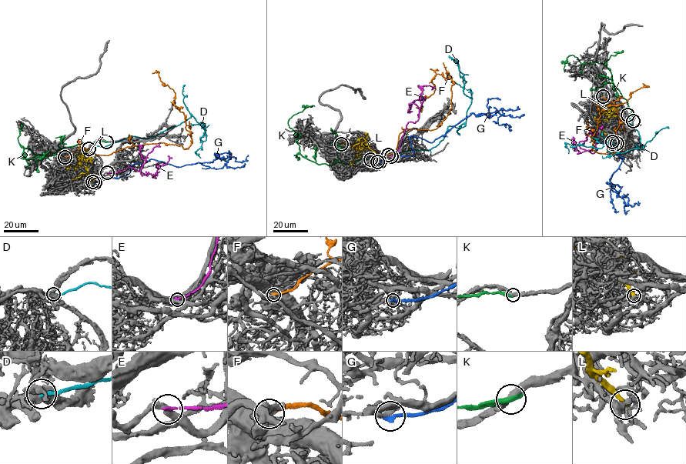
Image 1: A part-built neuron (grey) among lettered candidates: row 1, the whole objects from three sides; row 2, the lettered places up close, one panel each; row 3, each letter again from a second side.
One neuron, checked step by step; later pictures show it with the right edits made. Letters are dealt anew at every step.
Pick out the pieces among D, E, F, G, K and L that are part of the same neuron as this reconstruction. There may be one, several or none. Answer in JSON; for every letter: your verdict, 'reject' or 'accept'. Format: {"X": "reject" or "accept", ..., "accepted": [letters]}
{"D": "reject", "E": "reject", "F": "reject", "G": "reject", "K": "reject", "L": "reject", "accepted": []}

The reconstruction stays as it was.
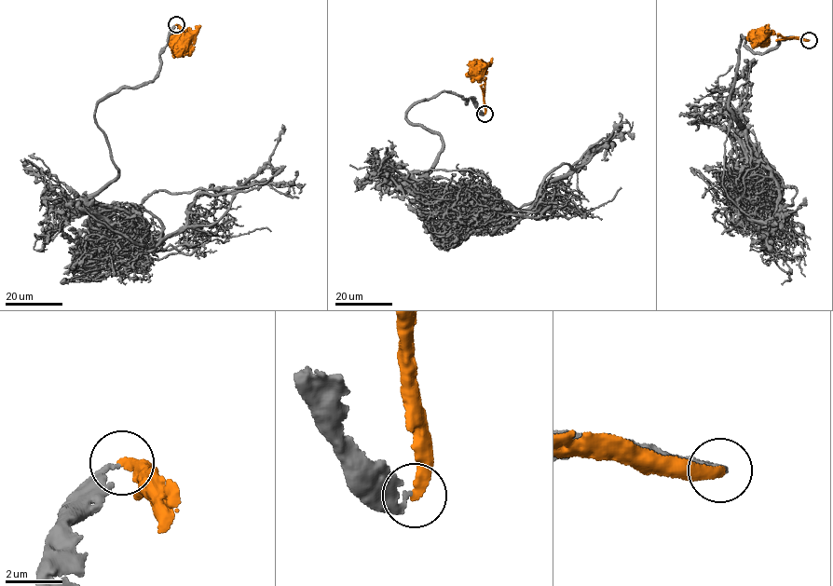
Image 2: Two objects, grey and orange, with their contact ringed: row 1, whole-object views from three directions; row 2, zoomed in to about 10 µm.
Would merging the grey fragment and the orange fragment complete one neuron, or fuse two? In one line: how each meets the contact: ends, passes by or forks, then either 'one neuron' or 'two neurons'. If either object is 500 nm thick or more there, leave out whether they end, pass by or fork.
grey ends | orange ends | one neuron

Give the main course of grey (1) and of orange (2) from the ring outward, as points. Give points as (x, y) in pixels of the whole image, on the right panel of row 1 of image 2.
1: (809, 40), (785, 38), (763, 52), (741, 34), (729, 102), (757, 160), (797, 193), (781, 223), (805, 197)
2: (809, 40), (789, 39), (775, 34), (756, 37)

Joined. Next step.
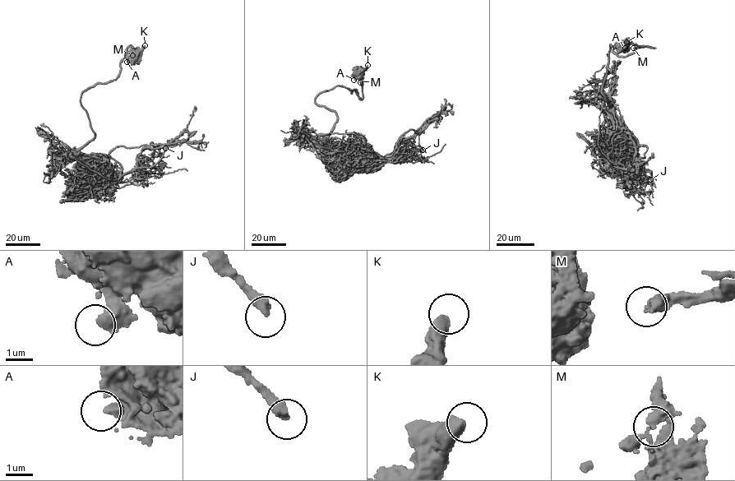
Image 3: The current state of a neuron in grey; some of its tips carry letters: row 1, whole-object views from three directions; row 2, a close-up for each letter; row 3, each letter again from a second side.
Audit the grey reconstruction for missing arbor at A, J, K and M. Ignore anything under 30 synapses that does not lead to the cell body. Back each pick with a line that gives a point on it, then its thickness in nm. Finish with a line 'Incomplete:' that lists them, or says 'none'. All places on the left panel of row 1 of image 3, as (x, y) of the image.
J: at (165, 148); 360 nm thick
Incomplete: J

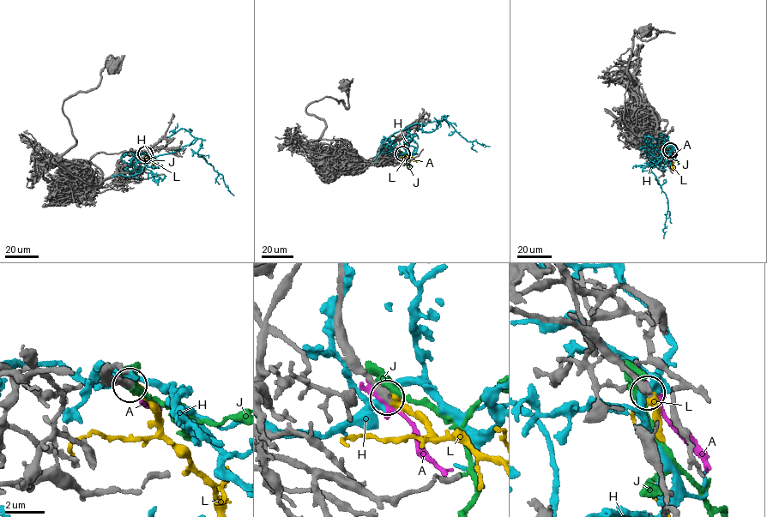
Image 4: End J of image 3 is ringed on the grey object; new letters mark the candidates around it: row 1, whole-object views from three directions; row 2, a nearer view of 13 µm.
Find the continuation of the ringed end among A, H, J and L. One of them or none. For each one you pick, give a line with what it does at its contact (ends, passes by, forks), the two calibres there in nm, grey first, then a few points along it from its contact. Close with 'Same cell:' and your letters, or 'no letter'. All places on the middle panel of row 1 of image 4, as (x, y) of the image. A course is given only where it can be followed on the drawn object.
L: It ends there. Thickness 420 nm (grey) against 460 nm. Its course: (402, 153), (417, 162)
Same cell: L

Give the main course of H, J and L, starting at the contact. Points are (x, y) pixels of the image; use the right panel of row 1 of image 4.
H: (670, 149), (662, 134), (655, 153), (639, 149), (648, 147), (661, 159), (649, 167), (667, 199), (663, 238)
J: (669, 149), (677, 164)
L: (670, 150), (673, 171)

